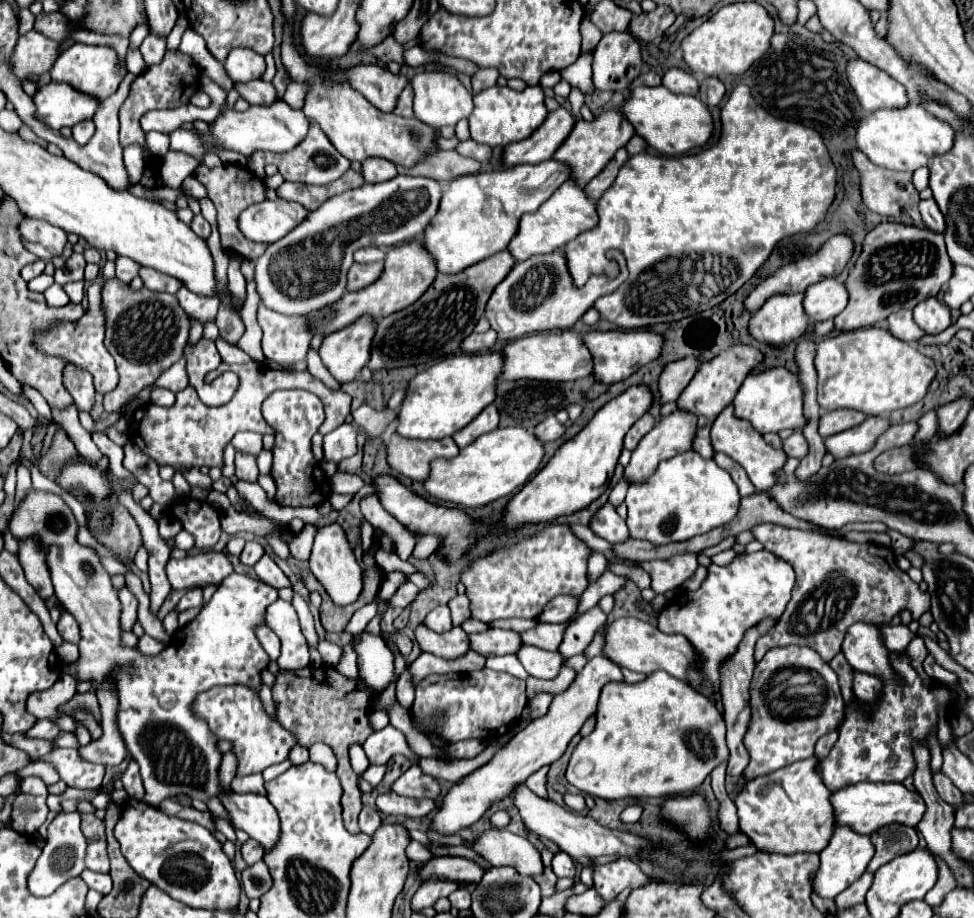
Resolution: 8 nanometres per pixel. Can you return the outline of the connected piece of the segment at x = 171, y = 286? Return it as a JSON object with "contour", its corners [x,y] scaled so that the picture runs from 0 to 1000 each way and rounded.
{"contour":[[[146,290],[142,301],[146,303],[148,312],[152,316],[158,316],[158,318],[172,318],[172,320],[181,320],[183,314],[185,314],[185,305],[172,301],[172,298],[166,298],[166,296],[160,296],[156,292],[150,292]]]}

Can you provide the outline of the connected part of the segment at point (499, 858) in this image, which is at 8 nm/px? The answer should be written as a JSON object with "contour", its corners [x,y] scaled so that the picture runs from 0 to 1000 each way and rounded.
{"contour":[[[503,902],[495,906],[483,924],[505,943],[526,943],[536,954],[556,952],[554,928],[540,913],[522,904]]]}

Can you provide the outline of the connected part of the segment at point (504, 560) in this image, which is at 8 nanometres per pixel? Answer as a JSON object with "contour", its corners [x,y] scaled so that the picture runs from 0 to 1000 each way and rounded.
{"contour":[[[565,571],[565,573],[556,575],[554,580],[532,588],[530,593],[526,593],[522,597],[513,597],[513,599],[507,599],[505,603],[485,610],[472,625],[472,634],[478,638],[478,649],[483,651],[483,671],[493,678],[503,678],[509,673],[528,673],[528,671],[548,675],[567,651],[571,651],[575,647],[595,649],[602,643],[604,606],[606,606],[606,597],[585,580],[585,573]]]}

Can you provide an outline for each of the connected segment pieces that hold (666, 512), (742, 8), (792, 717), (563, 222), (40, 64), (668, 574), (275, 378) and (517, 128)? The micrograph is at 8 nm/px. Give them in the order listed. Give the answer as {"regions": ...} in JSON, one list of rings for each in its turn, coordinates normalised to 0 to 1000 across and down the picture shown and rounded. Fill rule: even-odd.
{"regions":[[[[702,492],[676,505],[674,514],[659,525],[649,525],[643,538],[645,577],[649,586],[682,595],[725,582],[735,573],[747,571],[760,549],[760,538],[745,512],[733,501],[723,501],[715,492]]],[[[758,2],[741,7],[715,33],[710,33],[700,46],[700,63],[704,72],[719,83],[764,81],[789,52],[795,37],[795,24],[789,13],[776,2]]],[[[793,706],[776,723],[770,747],[772,784],[764,802],[770,832],[764,839],[766,852],[789,845],[819,828],[832,826],[842,802],[856,797],[867,784],[867,763],[858,732],[834,706]]],[[[581,196],[552,229],[550,233],[536,235],[532,255],[524,264],[522,272],[526,279],[536,285],[550,277],[565,277],[575,270],[579,270],[585,261],[595,257],[598,253],[610,248],[614,244],[614,231],[612,231],[612,218],[604,216],[600,205],[591,200],[591,196]]],[[[37,33],[21,39],[14,61],[12,61],[12,76],[14,81],[25,87],[29,81],[45,81],[53,74],[60,63],[62,48],[43,39]]],[[[706,601],[698,606],[690,606],[684,610],[669,610],[669,612],[656,612],[653,614],[661,619],[669,630],[669,643],[674,647],[682,647],[690,641],[700,638],[704,630],[708,630],[717,619],[717,603]]],[[[255,392],[253,397],[240,397],[240,399],[228,394],[226,401],[218,403],[211,410],[211,414],[220,414],[232,403],[240,405],[246,412],[246,420],[234,440],[216,444],[203,434],[201,425],[197,420],[193,420],[181,429],[181,438],[172,444],[160,442],[160,440],[144,442],[136,451],[136,458],[133,458],[133,473],[131,473],[133,481],[138,481],[148,495],[158,499],[162,505],[172,505],[179,512],[187,512],[187,510],[195,510],[195,508],[214,508],[214,510],[224,508],[224,510],[228,510],[228,490],[238,479],[238,475],[242,471],[259,468],[265,473],[273,473],[273,471],[281,473],[281,468],[269,455],[267,442],[279,427],[283,427],[287,423],[310,423],[310,425],[324,429],[331,436],[333,447],[335,447],[335,458],[329,464],[331,473],[337,473],[343,466],[347,466],[349,462],[353,462],[353,455],[359,451],[359,431],[351,425],[335,423],[316,403],[287,405],[287,403],[277,403],[269,397],[263,397],[261,392]]],[[[505,94],[487,105],[487,120],[483,124],[485,153],[501,159],[517,159],[542,150],[563,126],[559,115],[556,94],[540,94],[536,100],[522,94]]]]}

